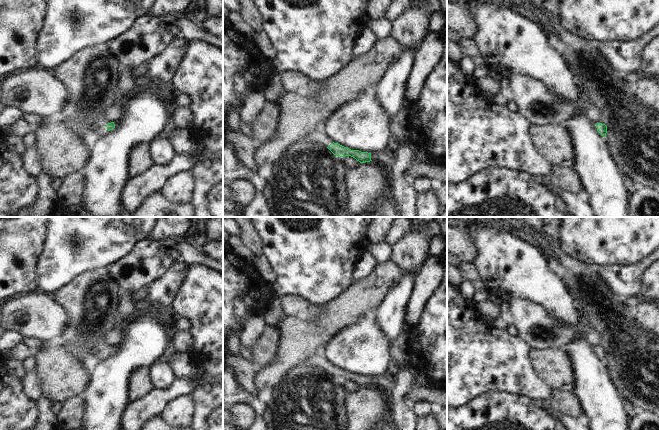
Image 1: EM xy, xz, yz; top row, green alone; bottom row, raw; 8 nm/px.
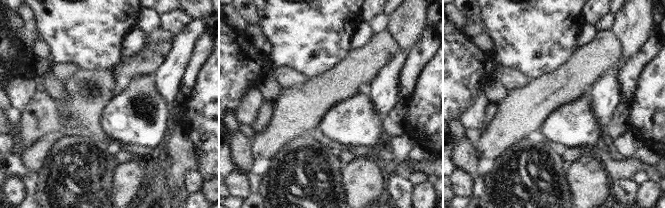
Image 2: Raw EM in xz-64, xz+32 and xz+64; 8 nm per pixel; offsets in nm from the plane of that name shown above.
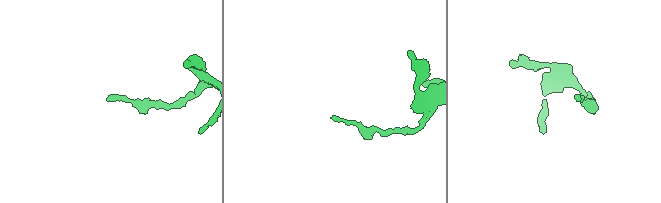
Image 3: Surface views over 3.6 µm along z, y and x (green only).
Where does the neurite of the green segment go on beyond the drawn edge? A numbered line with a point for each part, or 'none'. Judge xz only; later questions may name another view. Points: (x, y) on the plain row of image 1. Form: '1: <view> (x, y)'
1: xz (317, 360)

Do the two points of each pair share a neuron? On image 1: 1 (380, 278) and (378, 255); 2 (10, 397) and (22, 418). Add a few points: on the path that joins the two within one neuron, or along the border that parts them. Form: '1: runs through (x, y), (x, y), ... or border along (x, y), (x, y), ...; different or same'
1: border along (389, 259), (378, 264); different
2: runs through (10, 402), (10, 406), (17, 413); same

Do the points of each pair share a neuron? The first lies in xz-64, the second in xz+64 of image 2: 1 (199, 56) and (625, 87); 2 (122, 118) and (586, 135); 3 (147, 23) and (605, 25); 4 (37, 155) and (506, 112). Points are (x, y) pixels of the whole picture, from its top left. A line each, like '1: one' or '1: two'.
1: one
2: one
3: one
4: one

